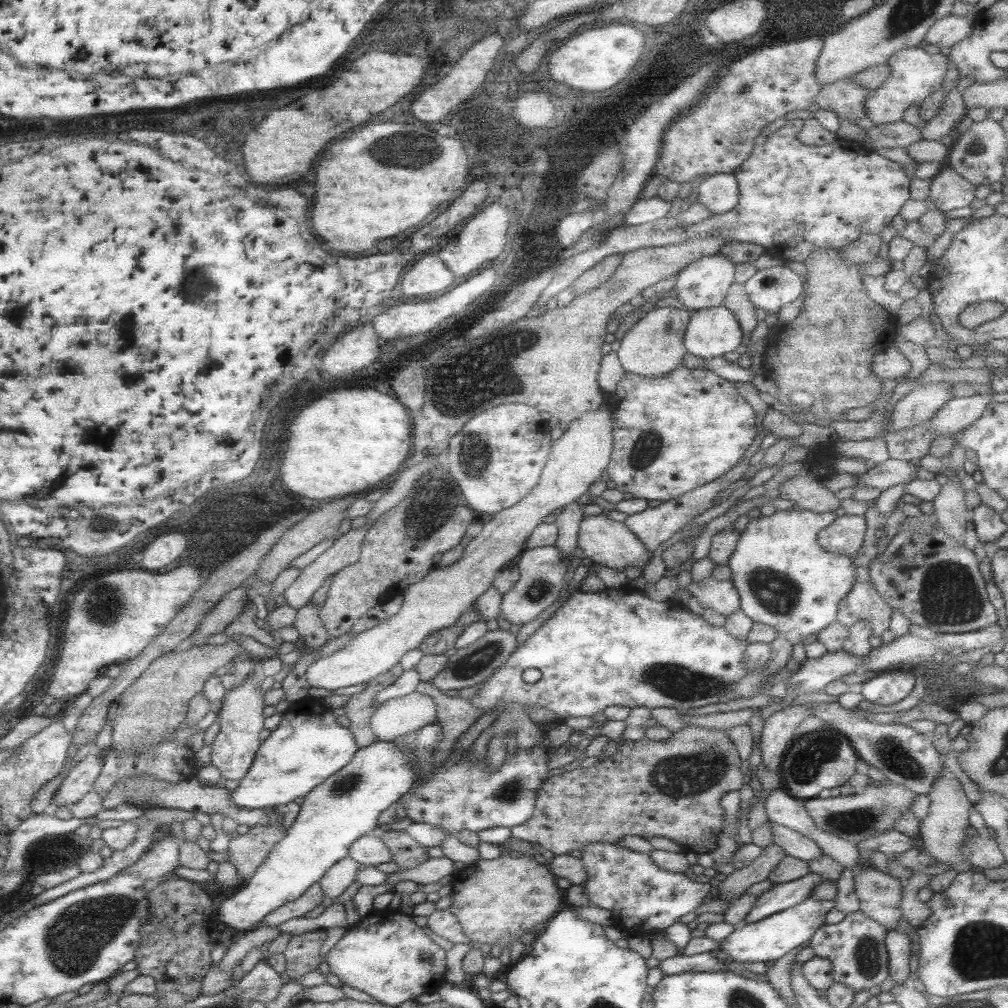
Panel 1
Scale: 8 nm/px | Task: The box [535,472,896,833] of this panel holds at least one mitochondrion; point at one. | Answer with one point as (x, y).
(697, 772)

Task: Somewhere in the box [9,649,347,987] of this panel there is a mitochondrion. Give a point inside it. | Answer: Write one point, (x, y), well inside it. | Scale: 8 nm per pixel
(77, 937)

